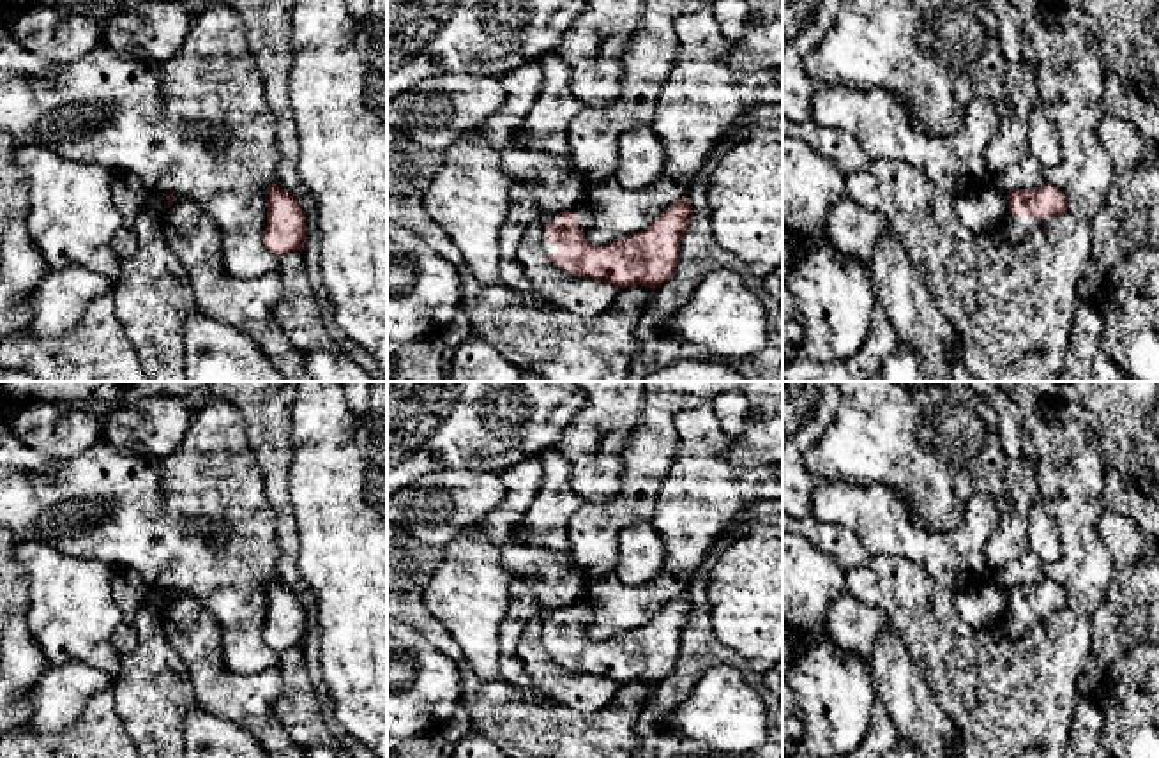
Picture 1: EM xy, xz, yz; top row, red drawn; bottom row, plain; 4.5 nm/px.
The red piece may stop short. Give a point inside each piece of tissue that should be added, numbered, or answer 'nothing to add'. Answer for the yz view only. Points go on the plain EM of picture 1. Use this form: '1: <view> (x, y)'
1: yz (1013, 624)

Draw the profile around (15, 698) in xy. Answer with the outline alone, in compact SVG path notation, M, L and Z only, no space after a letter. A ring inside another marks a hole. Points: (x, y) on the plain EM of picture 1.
M0 666L0 740L23 726L30 716L30 691L34 684L18 684Z

